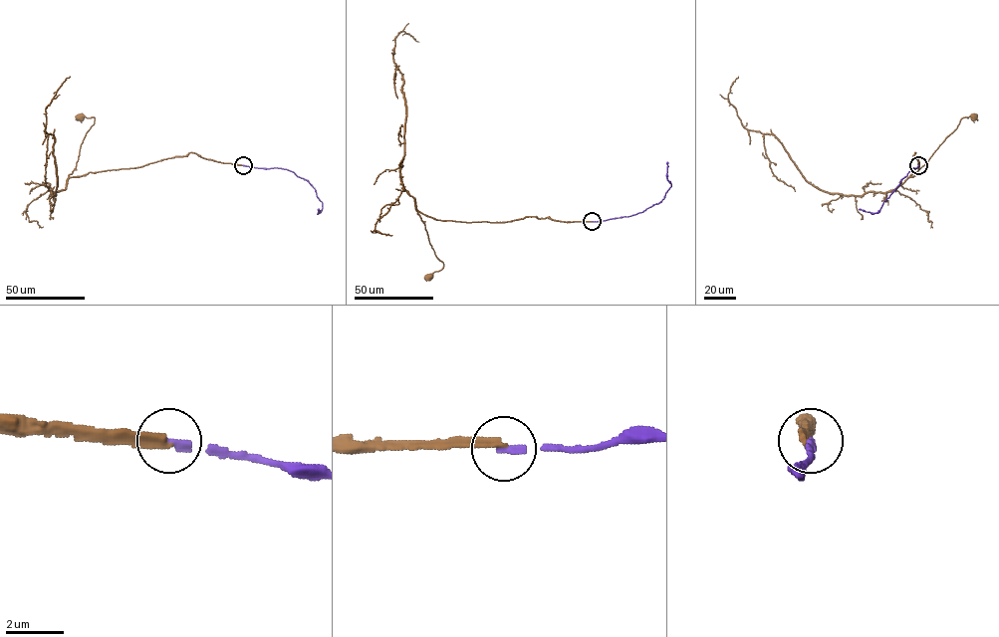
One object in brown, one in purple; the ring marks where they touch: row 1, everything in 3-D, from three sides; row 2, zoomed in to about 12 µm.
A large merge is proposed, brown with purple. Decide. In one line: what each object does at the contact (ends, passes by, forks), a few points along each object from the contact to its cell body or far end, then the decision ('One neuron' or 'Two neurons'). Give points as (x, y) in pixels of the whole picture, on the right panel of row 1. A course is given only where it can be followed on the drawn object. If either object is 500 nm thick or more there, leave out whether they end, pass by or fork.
At the ring brown ends. At the ring purple ends. Course of brown: (918, 165), (915, 152), (919, 169), (908, 177), (961, 119), (974, 118). Course of purple: (918, 165), (901, 180), (878, 212), (859, 209). Two neurons

